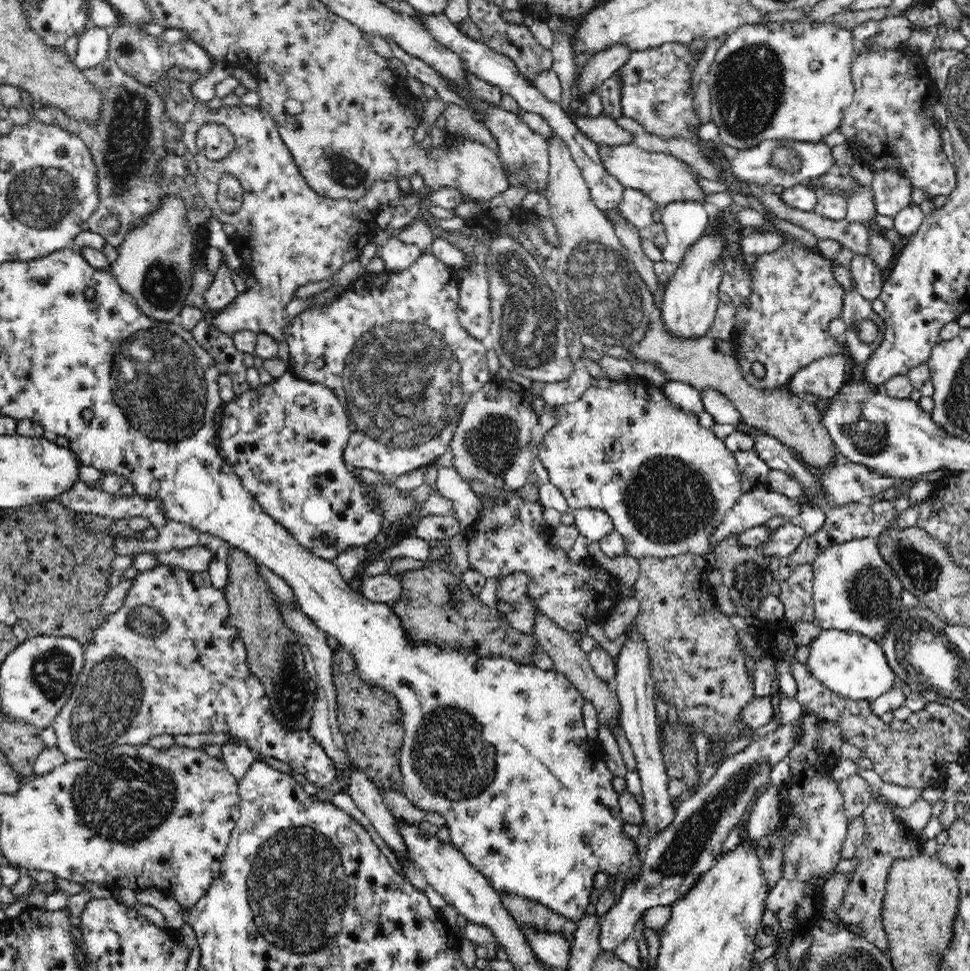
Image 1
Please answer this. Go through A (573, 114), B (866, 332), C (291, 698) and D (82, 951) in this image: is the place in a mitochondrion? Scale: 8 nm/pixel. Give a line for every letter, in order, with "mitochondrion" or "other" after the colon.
A: other
B: mitochondrion
C: mitochondrion
D: other

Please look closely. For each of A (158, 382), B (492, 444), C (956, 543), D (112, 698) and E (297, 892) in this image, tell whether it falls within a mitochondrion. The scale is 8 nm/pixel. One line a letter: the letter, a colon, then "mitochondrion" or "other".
A: mitochondrion
B: mitochondrion
C: mitochondrion
D: mitochondrion
E: mitochondrion

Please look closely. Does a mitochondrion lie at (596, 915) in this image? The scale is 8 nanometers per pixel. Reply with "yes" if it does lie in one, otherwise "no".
no

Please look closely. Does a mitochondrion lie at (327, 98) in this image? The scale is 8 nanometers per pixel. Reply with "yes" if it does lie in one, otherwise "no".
no

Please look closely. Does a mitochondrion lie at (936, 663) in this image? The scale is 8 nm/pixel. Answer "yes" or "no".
yes

